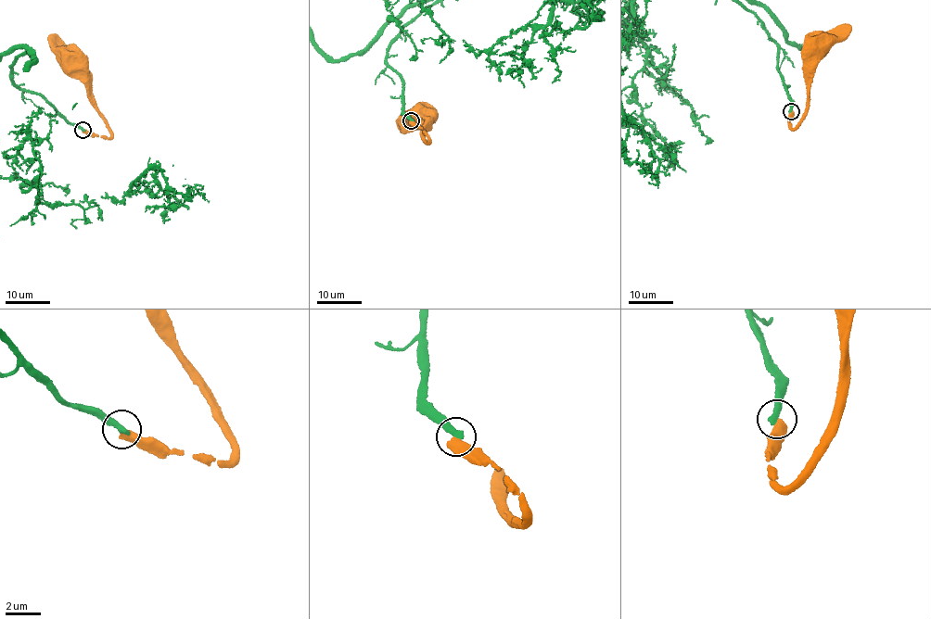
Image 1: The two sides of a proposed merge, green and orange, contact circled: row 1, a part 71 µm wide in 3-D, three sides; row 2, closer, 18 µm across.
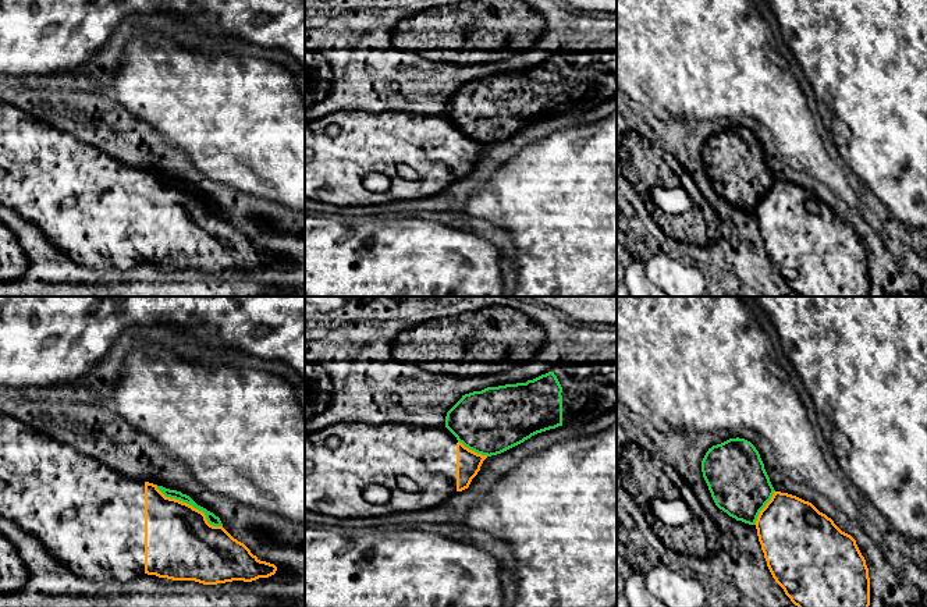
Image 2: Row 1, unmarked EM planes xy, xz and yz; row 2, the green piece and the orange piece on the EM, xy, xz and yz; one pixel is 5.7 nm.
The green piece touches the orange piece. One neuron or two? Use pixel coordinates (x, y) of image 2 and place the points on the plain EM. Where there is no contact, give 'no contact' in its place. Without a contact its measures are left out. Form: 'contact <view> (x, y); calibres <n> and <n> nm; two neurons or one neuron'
contact xy (189, 192); calibres 60 and 420 nm; two neurons

